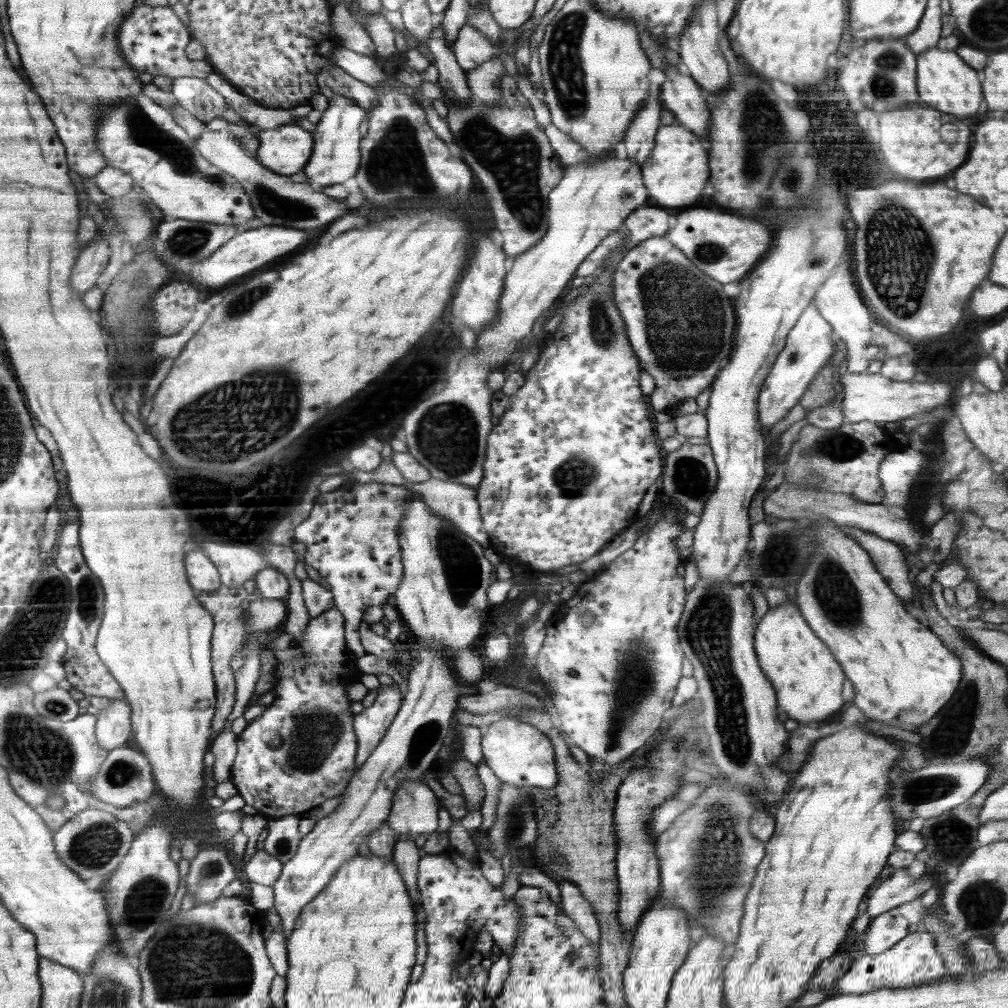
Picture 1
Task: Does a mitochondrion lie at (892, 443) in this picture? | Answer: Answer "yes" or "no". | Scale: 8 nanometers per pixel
no

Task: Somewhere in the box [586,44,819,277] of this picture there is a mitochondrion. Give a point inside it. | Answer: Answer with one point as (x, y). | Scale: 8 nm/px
(765, 129)

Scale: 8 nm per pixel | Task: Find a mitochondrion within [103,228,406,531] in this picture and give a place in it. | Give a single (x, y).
(244, 409)

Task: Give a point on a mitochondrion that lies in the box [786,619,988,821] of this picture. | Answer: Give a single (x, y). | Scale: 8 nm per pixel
(949, 739)

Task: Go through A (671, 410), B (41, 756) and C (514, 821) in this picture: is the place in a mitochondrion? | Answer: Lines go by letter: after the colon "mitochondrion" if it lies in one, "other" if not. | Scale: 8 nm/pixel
A: other
B: mitochondrion
C: mitochondrion

